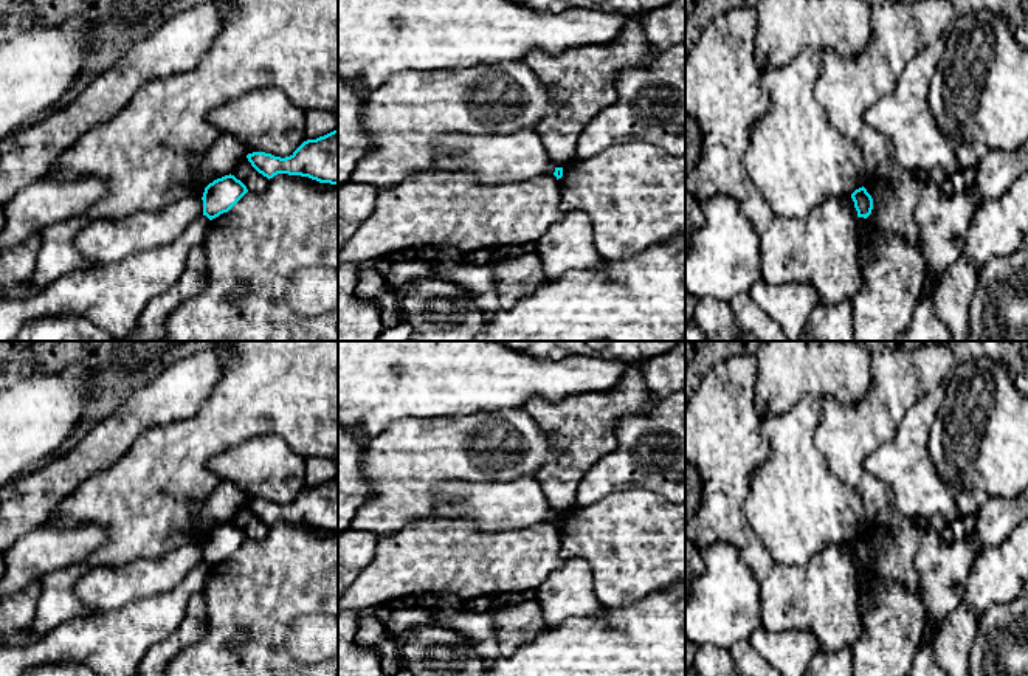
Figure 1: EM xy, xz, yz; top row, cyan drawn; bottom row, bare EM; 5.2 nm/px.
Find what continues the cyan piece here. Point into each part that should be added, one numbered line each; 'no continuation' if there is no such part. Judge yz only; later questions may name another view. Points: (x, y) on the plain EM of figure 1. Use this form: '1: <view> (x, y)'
no continuation

